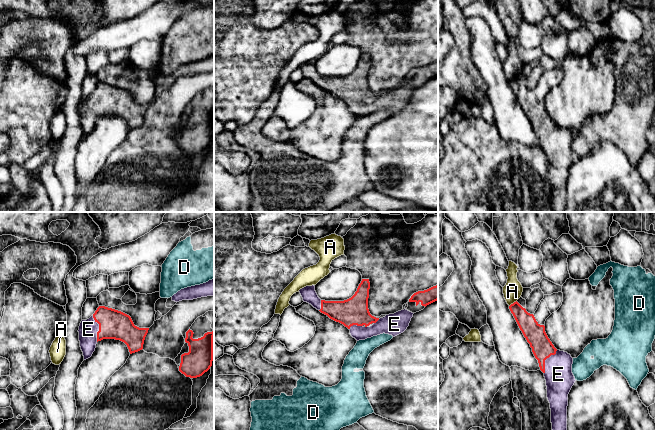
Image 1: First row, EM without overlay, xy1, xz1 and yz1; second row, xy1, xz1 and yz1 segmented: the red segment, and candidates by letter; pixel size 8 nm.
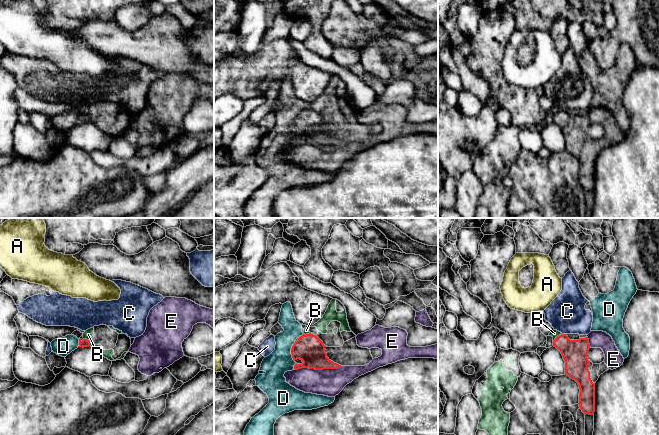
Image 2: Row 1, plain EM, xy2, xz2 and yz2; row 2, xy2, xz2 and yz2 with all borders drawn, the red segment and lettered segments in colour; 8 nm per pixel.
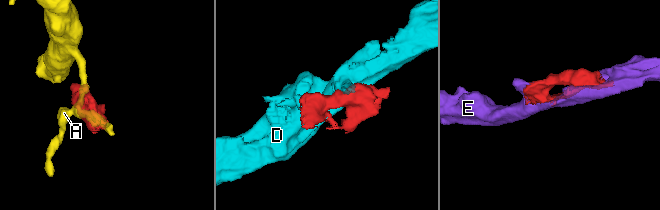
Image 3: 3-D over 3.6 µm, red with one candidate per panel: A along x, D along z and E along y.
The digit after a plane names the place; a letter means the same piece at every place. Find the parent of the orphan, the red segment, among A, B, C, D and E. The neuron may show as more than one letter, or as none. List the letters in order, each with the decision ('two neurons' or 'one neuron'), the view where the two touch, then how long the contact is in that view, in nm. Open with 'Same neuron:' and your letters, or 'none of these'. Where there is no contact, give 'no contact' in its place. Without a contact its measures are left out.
Same neuron: E
A: two neurons; meets red in yz1; contact 80 nm long
B: two neurons; meets red in xy2; contact 100 nm long
C: two neurons; meets red in yz2; contact 30 nm long
D: two neurons; meets red in xz2; contact 140 nm long
E: one neuron; meets red in xz2; contact 380 nm long

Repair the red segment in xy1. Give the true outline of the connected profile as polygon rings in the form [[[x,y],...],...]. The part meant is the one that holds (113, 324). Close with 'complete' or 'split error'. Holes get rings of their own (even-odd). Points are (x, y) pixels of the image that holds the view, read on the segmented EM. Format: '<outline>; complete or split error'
[[[99,306],[87,320],[79,326],[79,341],[84,360],[90,358],[98,341],[115,339],[124,342],[130,354],[143,349],[149,328],[134,325],[131,317],[121,311]]]; split error

